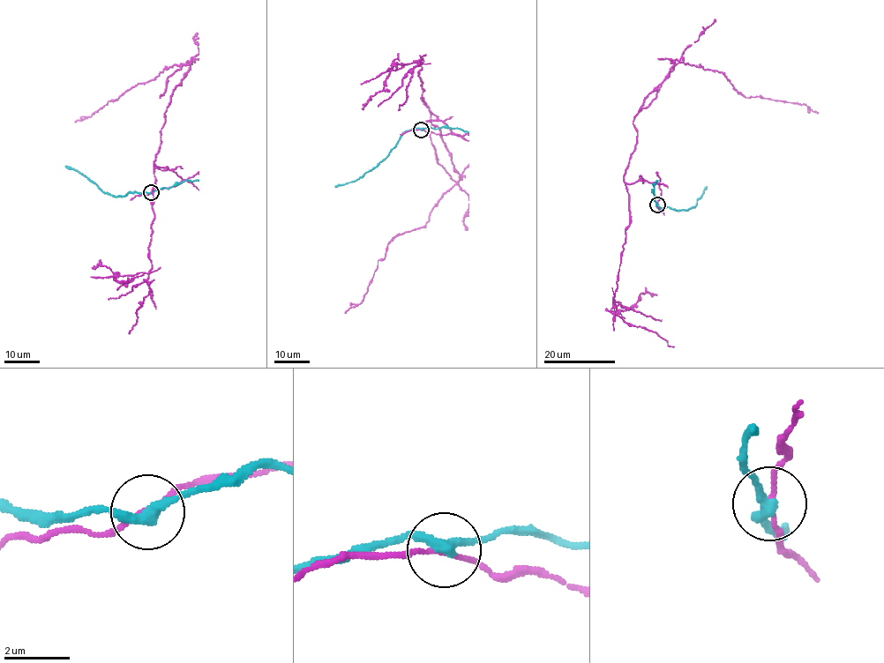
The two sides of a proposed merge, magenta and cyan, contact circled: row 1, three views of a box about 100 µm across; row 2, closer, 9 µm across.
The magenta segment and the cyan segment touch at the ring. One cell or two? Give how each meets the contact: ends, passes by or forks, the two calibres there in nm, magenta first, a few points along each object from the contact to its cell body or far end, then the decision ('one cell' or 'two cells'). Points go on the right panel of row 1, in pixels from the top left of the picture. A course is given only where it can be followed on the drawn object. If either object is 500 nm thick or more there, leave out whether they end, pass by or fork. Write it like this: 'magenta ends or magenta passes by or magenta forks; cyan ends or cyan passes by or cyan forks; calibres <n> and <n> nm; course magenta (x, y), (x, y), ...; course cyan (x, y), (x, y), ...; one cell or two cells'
magenta passes by; cyan passes by; calibres 140 and 320 nm; course magenta (657, 204), (657, 184), (629, 184), (624, 174), (633, 121), (674, 61), (722, 71), (743, 96), (818, 113); course cyan (657, 204), (658, 207), (685, 211), (692, 208), (707, 187); two cells

